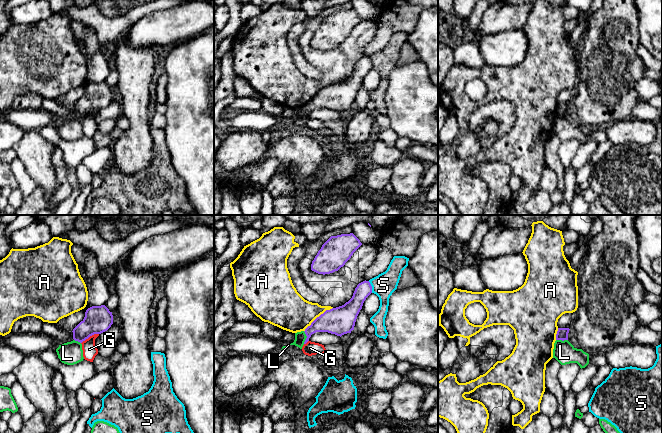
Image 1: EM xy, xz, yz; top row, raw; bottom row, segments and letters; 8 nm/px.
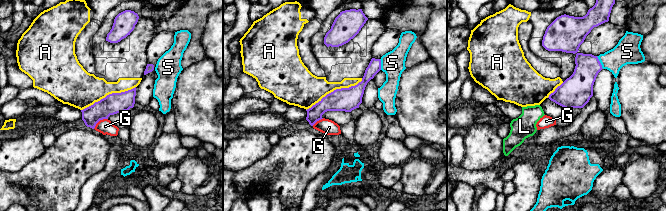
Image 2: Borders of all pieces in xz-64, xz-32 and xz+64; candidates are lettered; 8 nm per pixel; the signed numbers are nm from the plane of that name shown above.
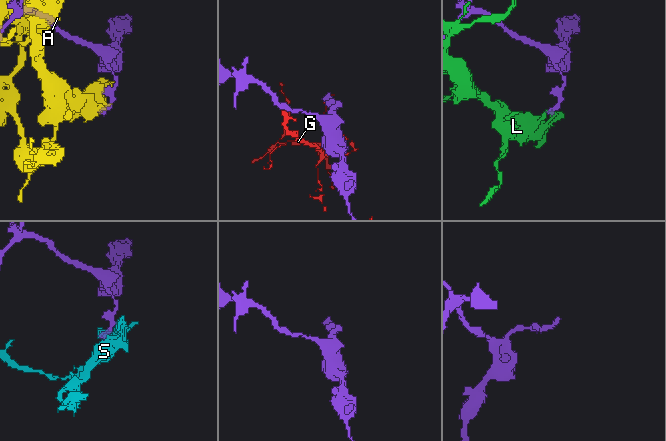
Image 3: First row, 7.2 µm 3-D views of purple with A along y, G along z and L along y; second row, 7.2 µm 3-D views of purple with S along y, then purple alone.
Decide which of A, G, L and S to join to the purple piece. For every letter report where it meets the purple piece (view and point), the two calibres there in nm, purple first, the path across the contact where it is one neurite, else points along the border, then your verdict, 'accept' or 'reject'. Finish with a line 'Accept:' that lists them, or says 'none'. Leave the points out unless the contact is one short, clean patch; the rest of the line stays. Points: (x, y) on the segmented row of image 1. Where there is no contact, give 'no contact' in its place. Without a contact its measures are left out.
A: meets purple in xz at (317, 317); 220 nm thick on the purple side, 320 nm on the other; reject
G: meets purple in xy at (89, 336); 220 nm thick on the purple side, 110 nm on the other; reject
L: meets purple in xz at (307, 337); 200 nm thick on the purple side, 90 nm on the other; border along xz (303, 331), (306, 336), (304, 343); reject
S: meets purple in xz at (371, 287); 140 nm thick on the purple side, 190 nm on the other; reject
Accept: none

